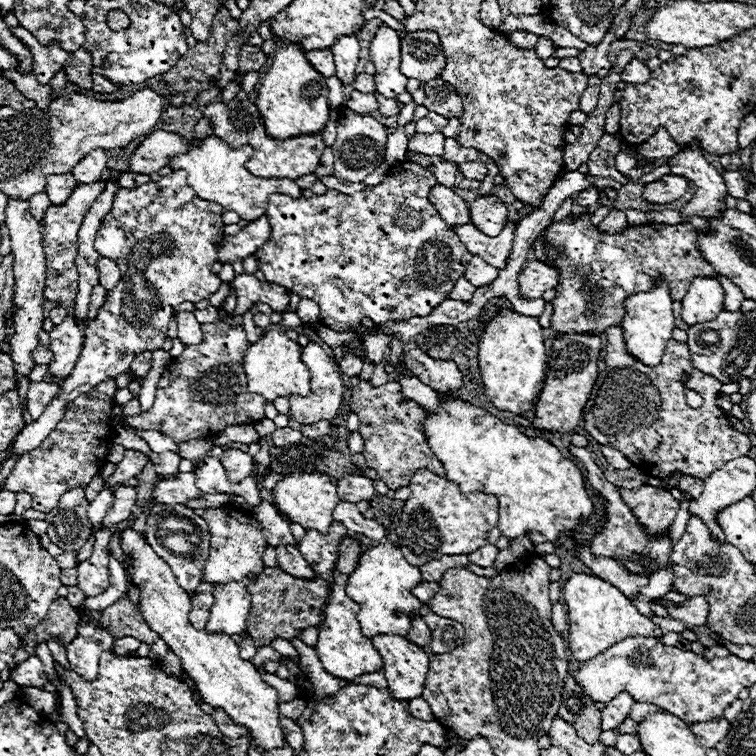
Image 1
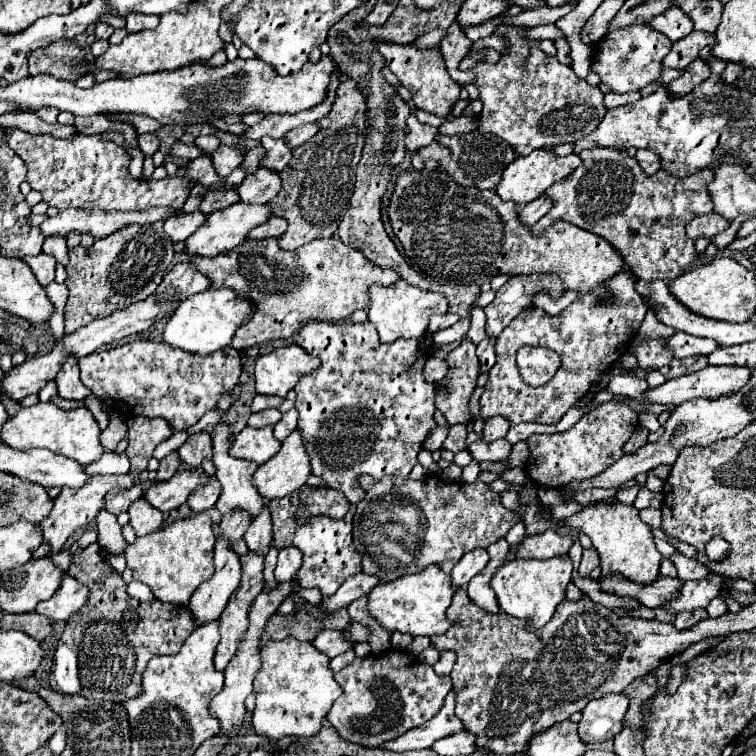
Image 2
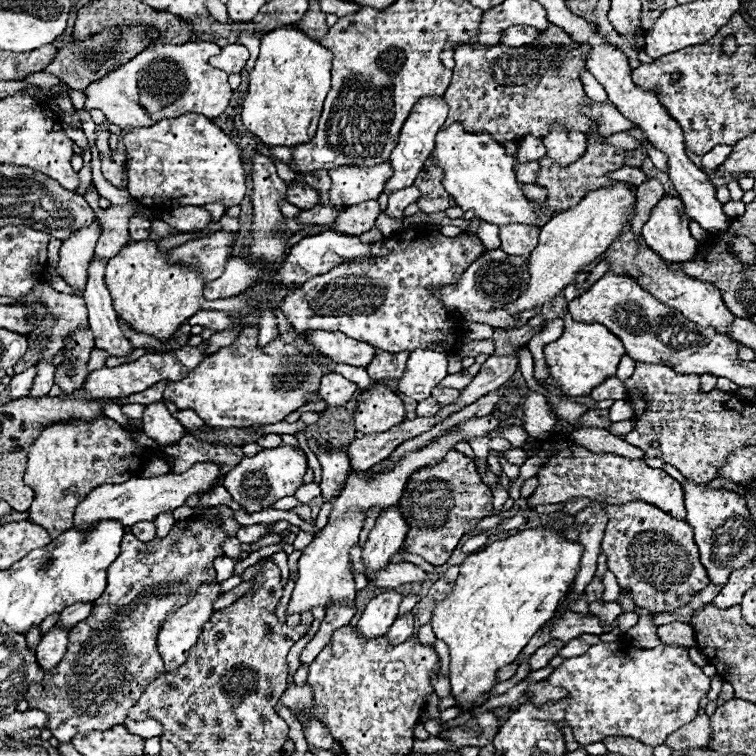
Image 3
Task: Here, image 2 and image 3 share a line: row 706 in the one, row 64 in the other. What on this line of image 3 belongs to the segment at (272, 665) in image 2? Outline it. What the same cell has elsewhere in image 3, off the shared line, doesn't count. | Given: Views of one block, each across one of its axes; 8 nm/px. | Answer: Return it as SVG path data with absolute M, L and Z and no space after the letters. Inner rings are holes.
M284 26L260 38L260 56L250 72L242 122L268 148L306 144L314 138L324 98L330 90L332 54L302 30Z

